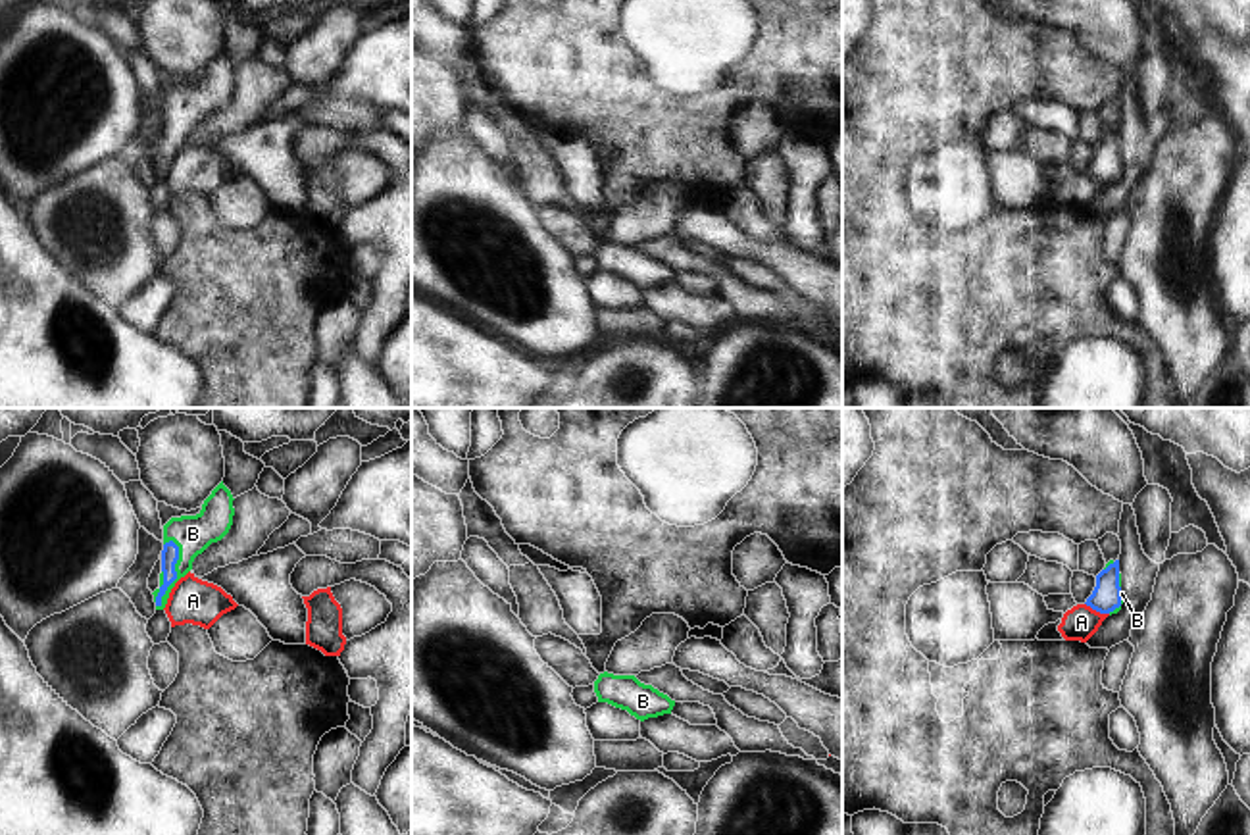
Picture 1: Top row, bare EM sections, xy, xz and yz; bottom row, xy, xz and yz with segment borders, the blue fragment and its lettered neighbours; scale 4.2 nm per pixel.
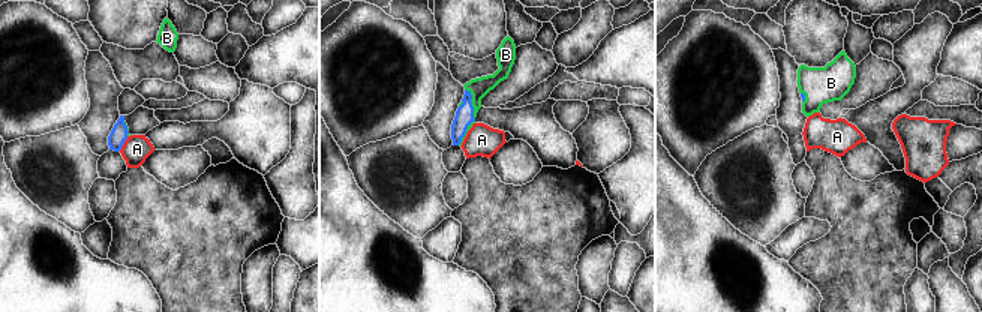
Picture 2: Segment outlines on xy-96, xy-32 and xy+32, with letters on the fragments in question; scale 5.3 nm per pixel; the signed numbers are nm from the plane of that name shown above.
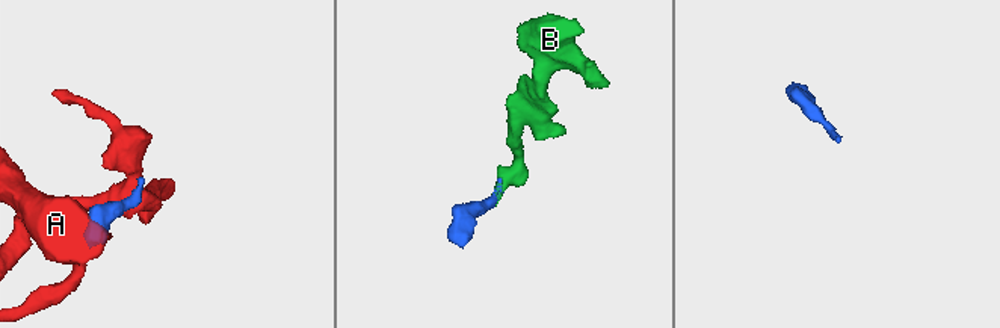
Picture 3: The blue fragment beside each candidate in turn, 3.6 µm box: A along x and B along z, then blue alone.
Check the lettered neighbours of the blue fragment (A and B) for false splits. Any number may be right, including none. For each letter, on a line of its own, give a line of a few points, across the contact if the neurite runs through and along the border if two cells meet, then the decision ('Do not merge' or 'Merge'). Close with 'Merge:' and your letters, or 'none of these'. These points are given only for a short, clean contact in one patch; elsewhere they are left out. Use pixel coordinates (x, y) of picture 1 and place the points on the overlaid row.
A: Line: yz (1085, 603), (1108, 614). Do not merge
B: Line: xy (170, 555), (175, 560), (175, 574), (179, 547), (193, 533). Merge
Merge: B.

